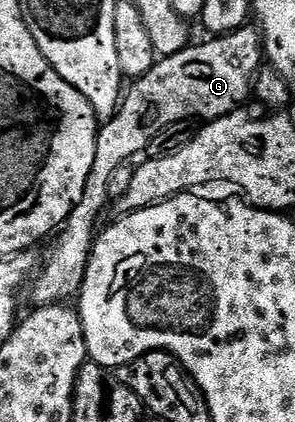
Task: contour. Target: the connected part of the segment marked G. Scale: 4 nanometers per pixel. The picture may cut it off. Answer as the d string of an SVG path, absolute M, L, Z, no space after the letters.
M253 27L237 28L227 36L206 38L203 44L194 42L176 54L161 57L154 68L148 70L148 74L137 77L131 83L134 85L125 89L114 117L99 127L96 158L92 162L88 182L84 182L84 194L80 194L80 202L53 237L54 245L46 260L44 256L33 277L35 305L70 302L70 299L73 301L81 293L90 252L94 248L96 229L99 227L98 219L106 204L111 203L108 178L112 178L116 166L133 161L133 156L141 157L152 138L156 138L168 126L185 120L219 120L222 116L239 111L245 105L242 103L251 99L254 83L252 74L264 64L262 33Z

